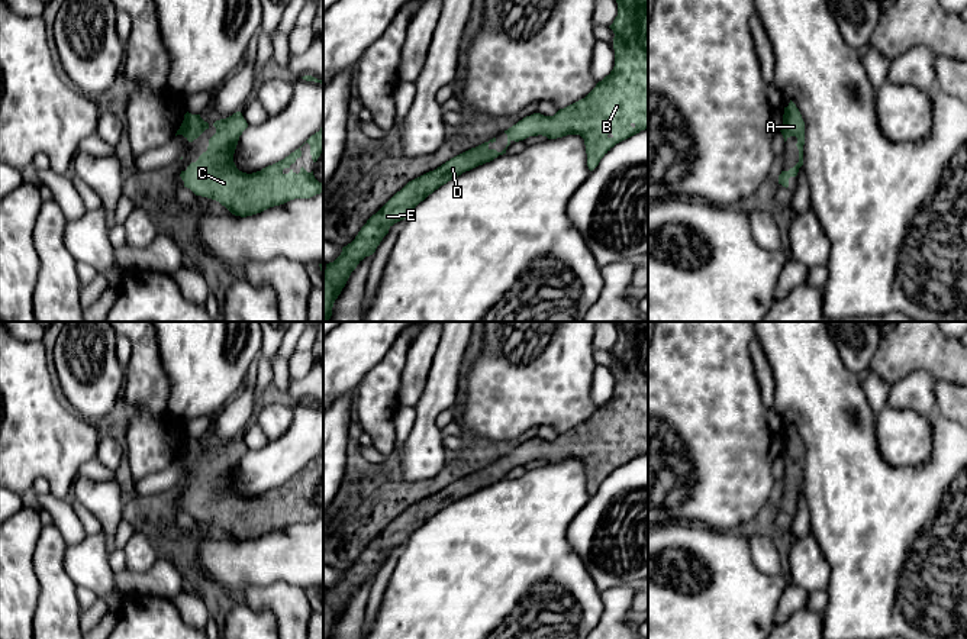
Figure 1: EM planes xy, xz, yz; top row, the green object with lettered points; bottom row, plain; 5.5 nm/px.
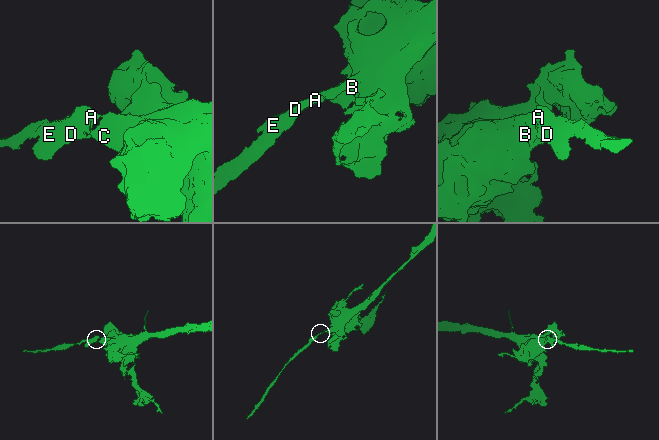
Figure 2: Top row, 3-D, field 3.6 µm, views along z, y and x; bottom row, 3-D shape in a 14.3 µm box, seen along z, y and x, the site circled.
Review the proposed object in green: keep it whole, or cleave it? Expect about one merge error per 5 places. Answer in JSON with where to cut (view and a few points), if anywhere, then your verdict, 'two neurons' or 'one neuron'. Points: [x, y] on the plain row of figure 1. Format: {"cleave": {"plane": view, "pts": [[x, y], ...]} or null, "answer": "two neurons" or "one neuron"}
{"cleave": null, "answer": "one neuron"}

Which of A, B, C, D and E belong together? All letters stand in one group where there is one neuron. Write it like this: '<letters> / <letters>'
A B C D E

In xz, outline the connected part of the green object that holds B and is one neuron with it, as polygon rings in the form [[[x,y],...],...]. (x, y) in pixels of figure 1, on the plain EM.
[[[615,322],[615,325],[618,327],[618,341],[609,351],[615,358],[615,391],[610,398],[599,406],[584,423],[560,433],[554,440],[534,438],[505,455],[507,469],[502,477],[489,472],[490,467],[496,467],[496,462],[493,462],[451,483],[436,494],[409,506],[367,545],[355,564],[342,572],[341,580],[333,587],[326,588],[323,597],[323,639],[332,639],[333,627],[345,611],[351,597],[365,581],[375,577],[394,548],[404,545],[420,526],[452,503],[506,478],[512,465],[519,467],[538,459],[548,464],[580,459],[586,469],[587,491],[593,496],[616,468],[648,454],[648,322]]]

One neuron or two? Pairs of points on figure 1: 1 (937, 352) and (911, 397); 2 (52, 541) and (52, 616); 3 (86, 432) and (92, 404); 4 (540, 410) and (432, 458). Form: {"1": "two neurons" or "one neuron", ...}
{"1": "two neurons", "2": "one neuron", "3": "two neurons", "4": "two neurons"}

